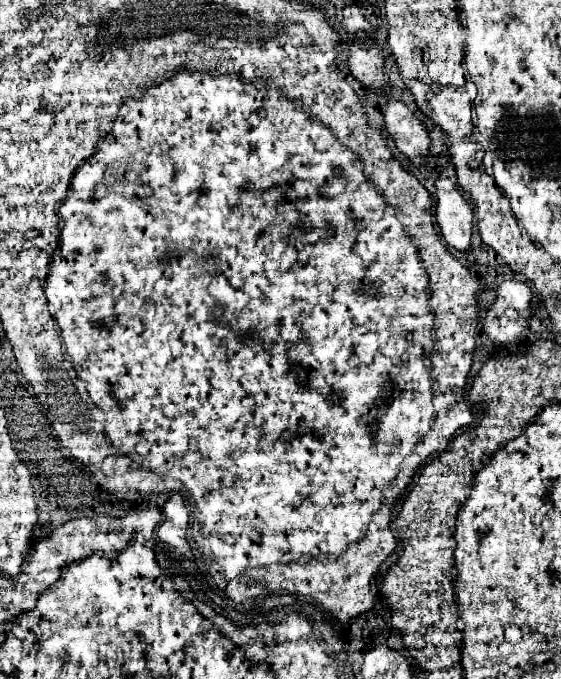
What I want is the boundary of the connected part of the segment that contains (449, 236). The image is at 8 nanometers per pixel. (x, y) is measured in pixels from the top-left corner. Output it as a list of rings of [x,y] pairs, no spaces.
[[[437,172],[435,176],[435,196],[435,216],[443,238],[457,250],[469,250],[473,210],[443,172]]]

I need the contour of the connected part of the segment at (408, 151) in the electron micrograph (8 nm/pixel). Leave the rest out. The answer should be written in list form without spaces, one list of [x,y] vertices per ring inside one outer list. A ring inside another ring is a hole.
[[[389,98],[385,108],[385,128],[393,138],[399,152],[409,156],[415,164],[423,164],[423,156],[429,154],[429,136],[417,116],[401,102]]]

